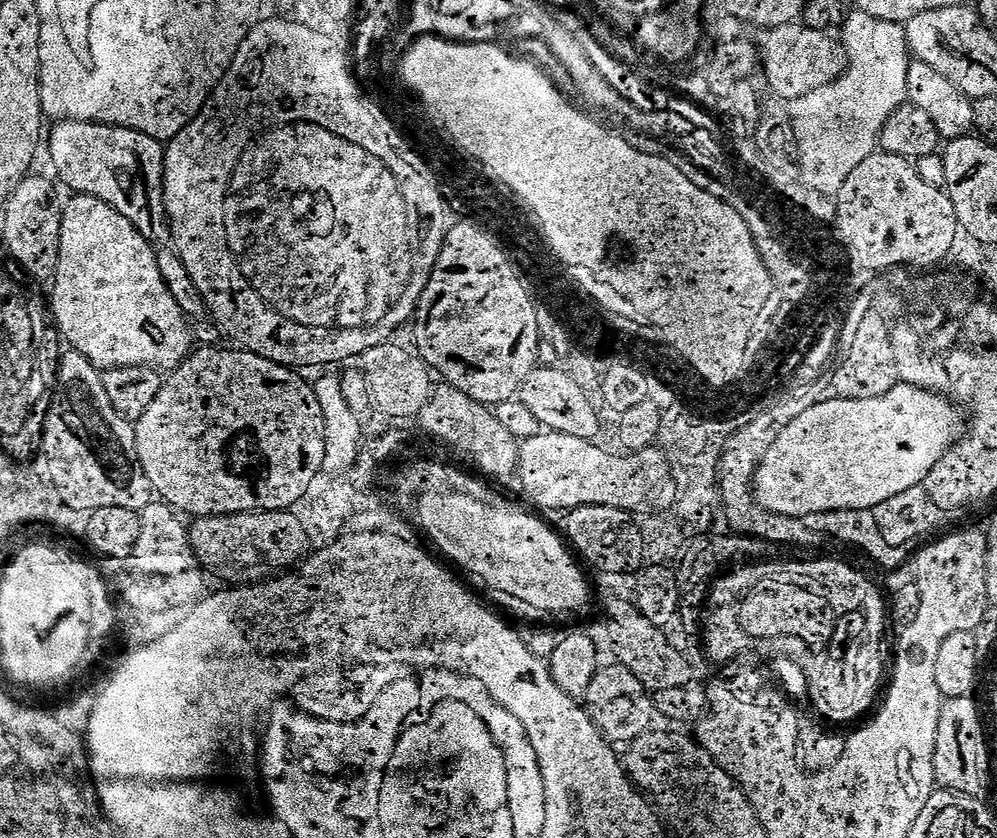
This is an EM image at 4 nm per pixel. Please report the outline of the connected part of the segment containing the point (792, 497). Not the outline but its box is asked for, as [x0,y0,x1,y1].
[753,384,964,518]

